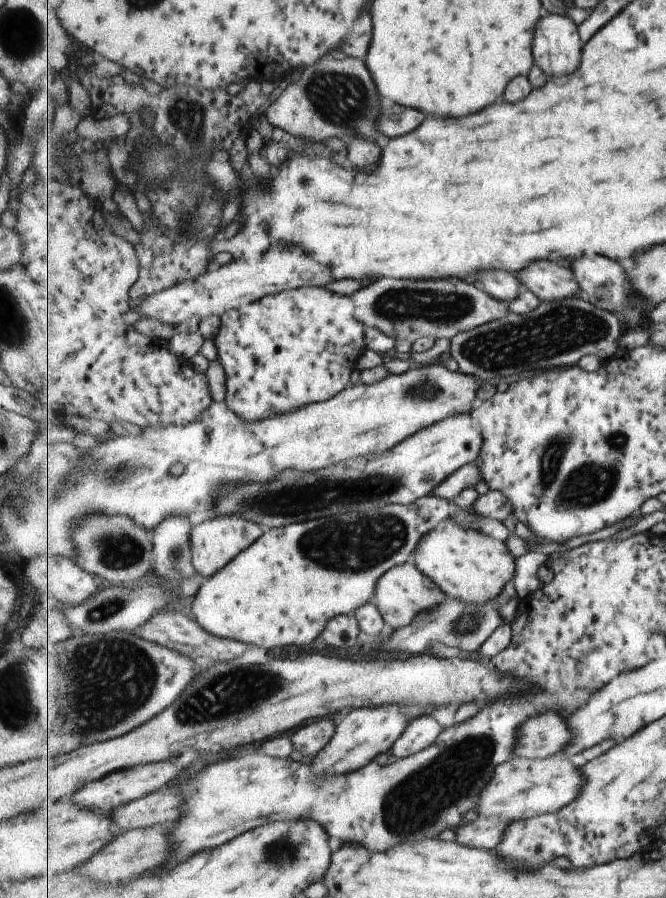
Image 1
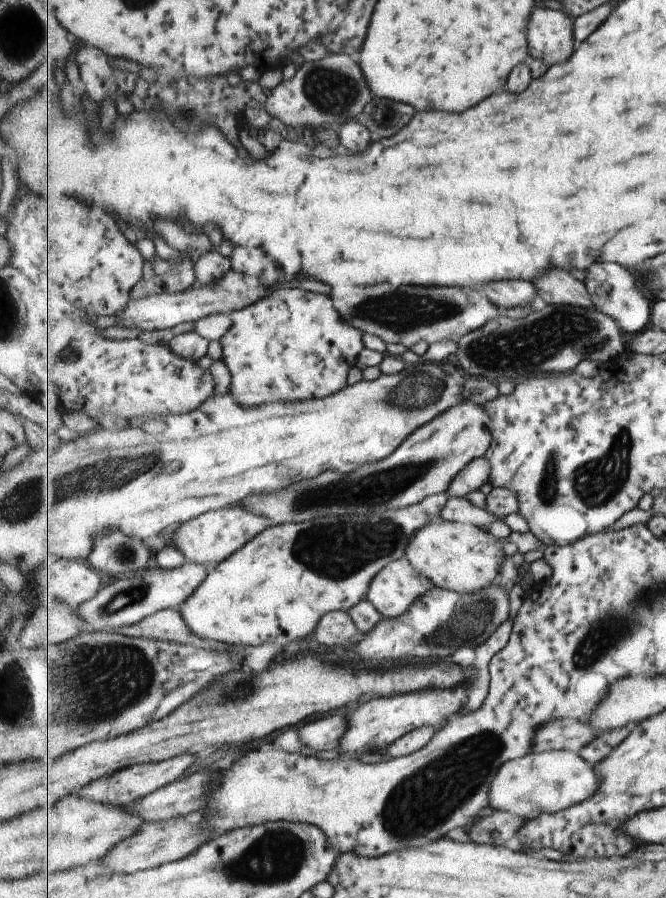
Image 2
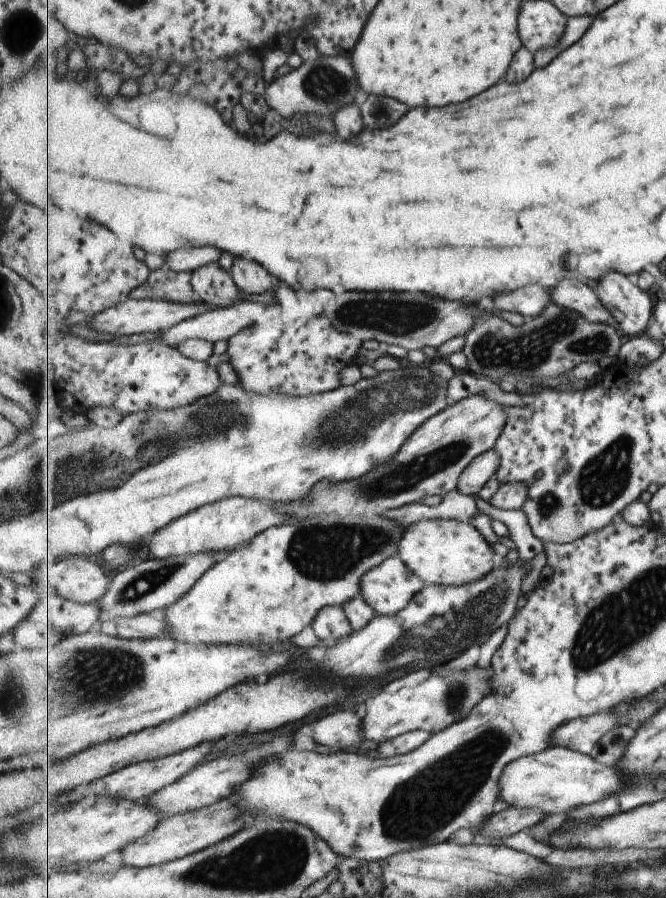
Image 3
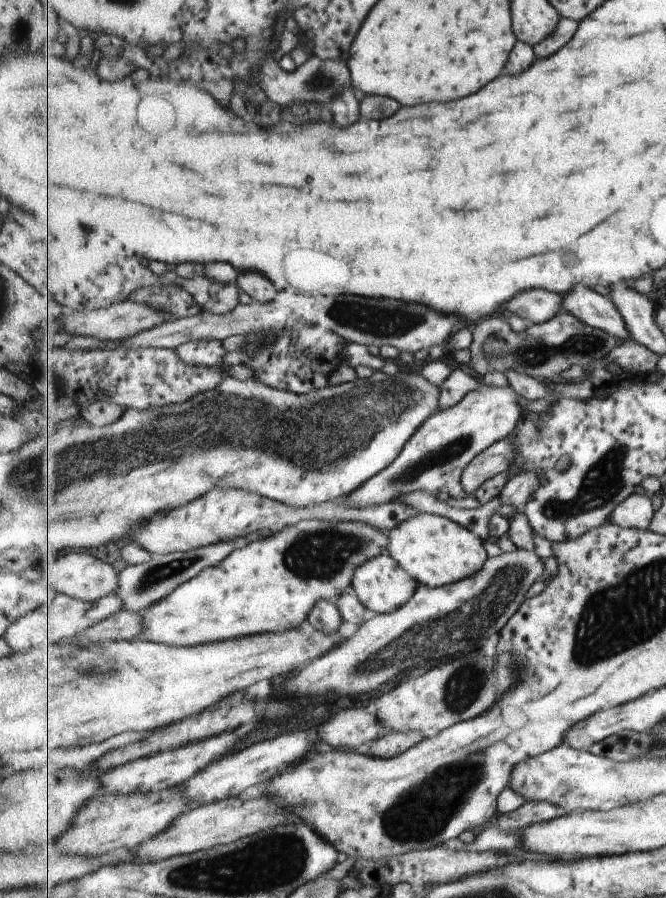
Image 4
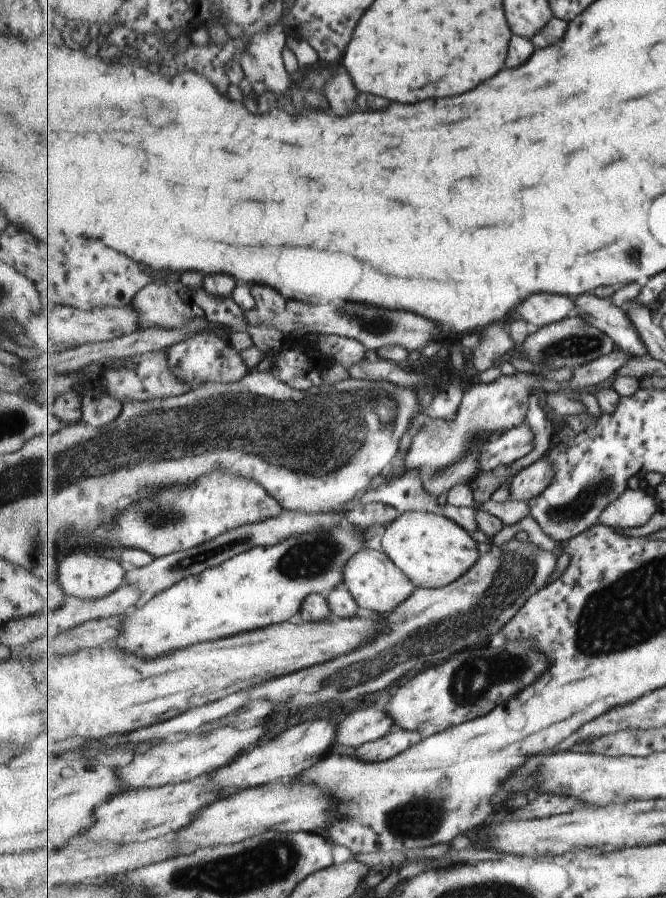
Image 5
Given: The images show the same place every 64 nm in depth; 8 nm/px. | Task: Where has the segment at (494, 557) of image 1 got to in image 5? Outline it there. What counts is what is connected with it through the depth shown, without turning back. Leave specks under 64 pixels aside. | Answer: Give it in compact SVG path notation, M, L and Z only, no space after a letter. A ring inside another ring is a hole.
M407 511L401 513L381 533L382 550L409 576L416 589L440 588L456 582L479 560L477 540L453 520L435 514Z

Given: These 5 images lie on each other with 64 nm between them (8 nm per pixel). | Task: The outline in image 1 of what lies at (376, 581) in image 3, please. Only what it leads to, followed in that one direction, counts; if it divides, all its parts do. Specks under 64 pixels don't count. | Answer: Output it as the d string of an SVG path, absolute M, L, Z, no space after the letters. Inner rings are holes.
M409 561L389 570L388 574L381 578L373 602L377 604L381 614L384 614L386 624L392 629L401 629L411 625L420 614L433 614L434 610L431 608L436 606L440 609L446 604L447 598L449 596L432 578L423 574L412 561Z

